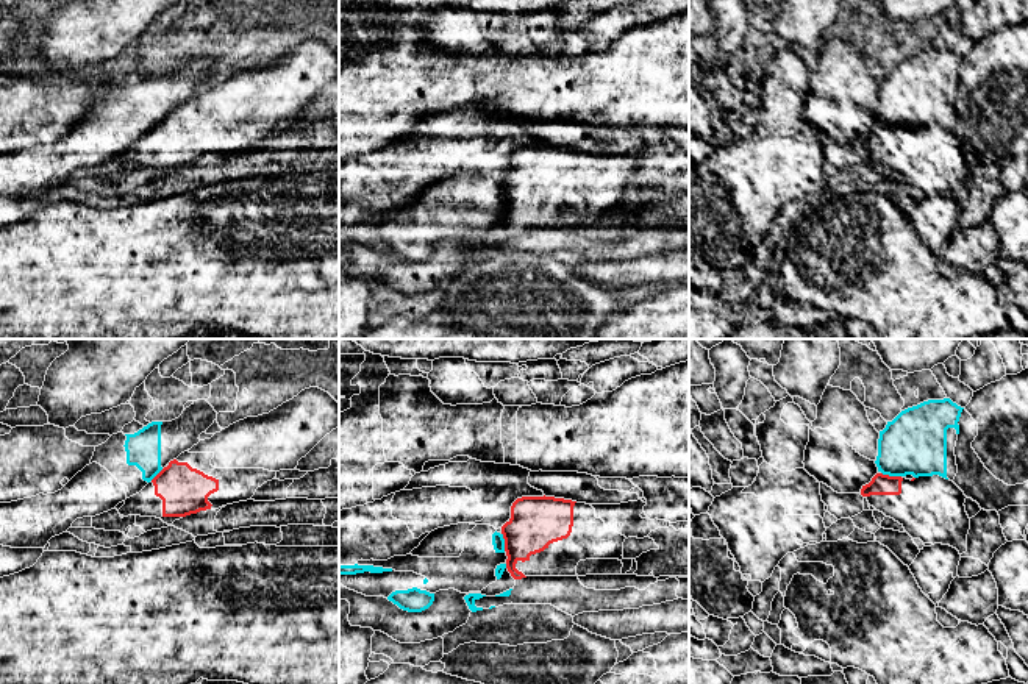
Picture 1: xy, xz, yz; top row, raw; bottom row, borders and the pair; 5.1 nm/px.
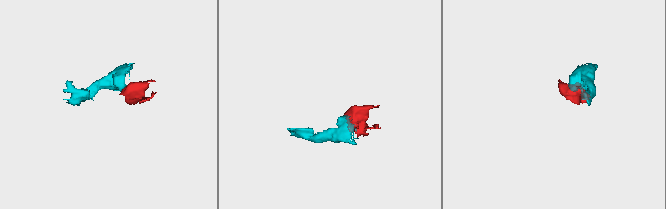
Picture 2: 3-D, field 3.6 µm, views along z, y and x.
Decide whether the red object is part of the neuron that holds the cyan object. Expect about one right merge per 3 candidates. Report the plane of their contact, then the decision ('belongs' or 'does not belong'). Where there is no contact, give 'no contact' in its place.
meets cyan in yz; does not belong

